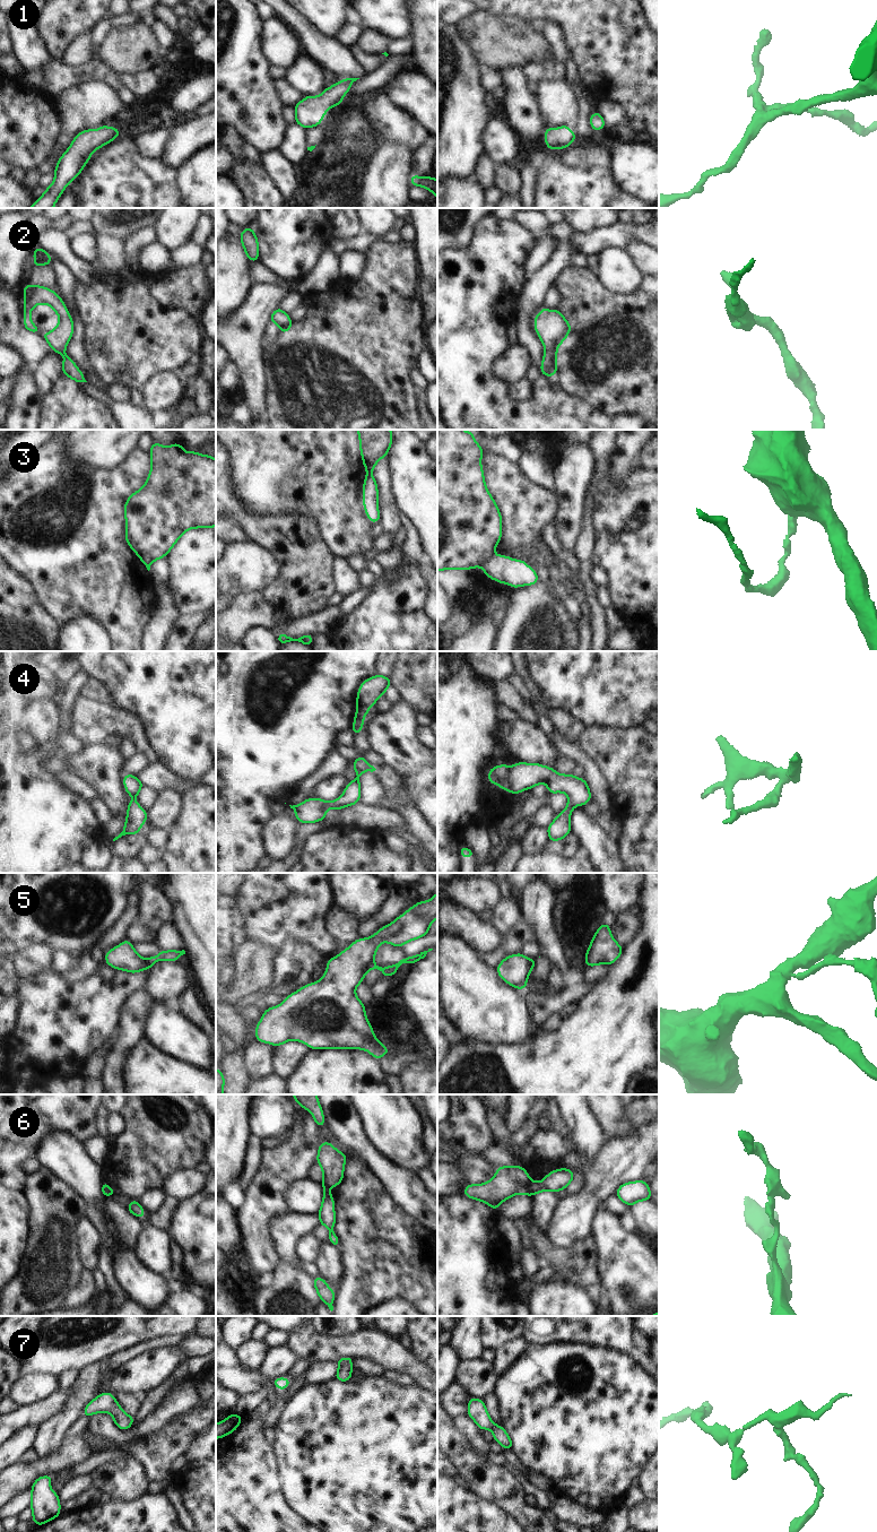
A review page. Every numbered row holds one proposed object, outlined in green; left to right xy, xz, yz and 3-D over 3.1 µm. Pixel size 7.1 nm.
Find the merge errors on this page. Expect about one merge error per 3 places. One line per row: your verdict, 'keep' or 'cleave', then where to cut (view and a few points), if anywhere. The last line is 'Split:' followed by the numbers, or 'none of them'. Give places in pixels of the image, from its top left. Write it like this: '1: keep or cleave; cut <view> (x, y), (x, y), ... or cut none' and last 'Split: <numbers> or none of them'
1: keep; cut none
2: keep; cut none
3: cleave; cut yz (493, 554), (482, 565)
4: keep; cut none
5: cleave; cut xz (373, 961), (366, 970)
6: cleave; cut yz (531, 1182), (526, 1194)
7: keep; cut none
Split: 3, 5, 6

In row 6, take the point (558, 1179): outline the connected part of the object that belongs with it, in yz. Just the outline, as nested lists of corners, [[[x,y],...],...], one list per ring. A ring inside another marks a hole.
[[[561,1168],[547,1174],[547,1176],[540,1182],[531,1182],[528,1188],[527,1195],[533,1196],[540,1192],[549,1191],[557,1193],[561,1189],[565,1189],[570,1183],[575,1178],[571,1169]]]

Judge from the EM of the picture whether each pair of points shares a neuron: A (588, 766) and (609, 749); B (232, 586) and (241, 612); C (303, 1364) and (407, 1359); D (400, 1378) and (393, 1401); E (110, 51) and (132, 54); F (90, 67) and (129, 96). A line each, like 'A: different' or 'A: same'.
A: different
B: different
C: same
D: different
E: same
F: same

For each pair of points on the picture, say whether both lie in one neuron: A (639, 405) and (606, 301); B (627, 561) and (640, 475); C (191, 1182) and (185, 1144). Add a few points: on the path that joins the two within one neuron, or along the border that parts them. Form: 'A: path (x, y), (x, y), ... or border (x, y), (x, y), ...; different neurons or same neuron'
A: path (641, 371), (634, 355), (643, 337), (640, 305); same neuron
B: path (611, 539), (602, 528), (634, 496); same neuron
C: border (193, 1168), (176, 1170), (164, 1180); different neurons

